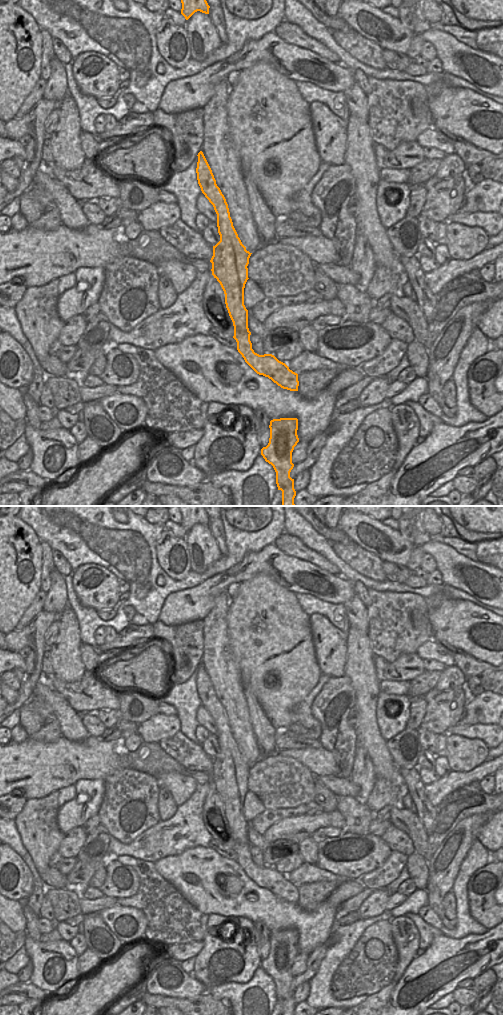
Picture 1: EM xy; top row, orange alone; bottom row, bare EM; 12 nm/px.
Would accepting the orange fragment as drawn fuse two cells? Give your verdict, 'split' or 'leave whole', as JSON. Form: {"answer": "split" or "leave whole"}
{"answer": "split"}

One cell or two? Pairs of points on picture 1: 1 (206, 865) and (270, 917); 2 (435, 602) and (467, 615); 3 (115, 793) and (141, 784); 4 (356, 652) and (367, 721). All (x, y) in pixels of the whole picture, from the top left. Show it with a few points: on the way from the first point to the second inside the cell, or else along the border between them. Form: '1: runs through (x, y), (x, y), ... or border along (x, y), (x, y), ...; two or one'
1: runs through (210, 885), (227, 902), (250, 902); one
2: border along (449, 598), (436, 608), (428, 611); two
3: runs through (121, 793), (132, 793), (135, 790); one
4: runs through (360, 669), (366, 681), (366, 704); one

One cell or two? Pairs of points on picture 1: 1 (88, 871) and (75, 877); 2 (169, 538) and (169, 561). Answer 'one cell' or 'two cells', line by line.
1: one cell
2: one cell

